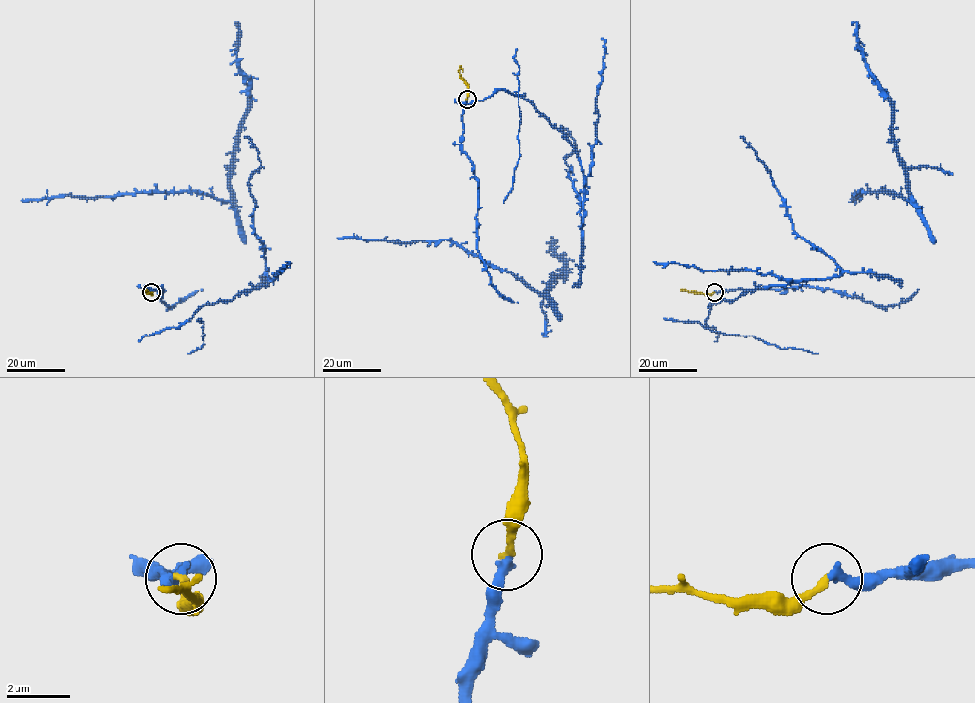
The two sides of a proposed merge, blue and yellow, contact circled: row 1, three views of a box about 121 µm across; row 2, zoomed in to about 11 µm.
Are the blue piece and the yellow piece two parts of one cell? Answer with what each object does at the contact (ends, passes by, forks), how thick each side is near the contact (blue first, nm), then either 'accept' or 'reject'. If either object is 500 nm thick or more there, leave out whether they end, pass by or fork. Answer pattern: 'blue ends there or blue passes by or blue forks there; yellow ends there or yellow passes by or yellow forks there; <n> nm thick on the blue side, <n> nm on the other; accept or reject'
blue ends there; yellow ends there; 320 nm thick on the blue side, 240 nm on the other; accept

